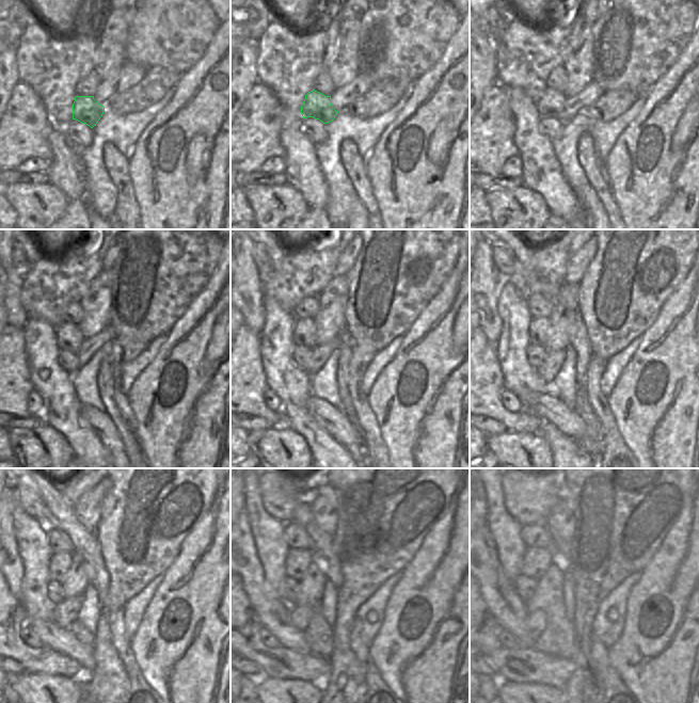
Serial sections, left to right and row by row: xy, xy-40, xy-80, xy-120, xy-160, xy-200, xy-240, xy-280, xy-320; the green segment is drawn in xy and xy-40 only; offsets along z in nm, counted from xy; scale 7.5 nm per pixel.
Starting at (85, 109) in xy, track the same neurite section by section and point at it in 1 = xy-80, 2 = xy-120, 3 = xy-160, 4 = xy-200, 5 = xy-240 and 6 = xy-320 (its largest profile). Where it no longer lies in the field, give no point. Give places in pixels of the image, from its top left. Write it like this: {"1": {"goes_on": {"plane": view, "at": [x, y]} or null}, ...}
{"1": {"goes_on": {"plane": "xy-80", "at": [551, 102]}}, "2": {"goes_on": {"plane": "xy-120", "at": [68, 336]}}, "3": {"goes_on": {"plane": "xy-160", "at": [304, 332]}}, "4": {"goes_on": {"plane": "xy-200", "at": [538, 326]}}, "5": {"goes_on": {"plane": "xy-240", "at": [60, 562]}}, "6": {"goes_on": {"plane": "xy-320", "at": [536, 561]}}}

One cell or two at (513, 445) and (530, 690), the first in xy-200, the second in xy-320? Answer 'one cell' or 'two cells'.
one cell

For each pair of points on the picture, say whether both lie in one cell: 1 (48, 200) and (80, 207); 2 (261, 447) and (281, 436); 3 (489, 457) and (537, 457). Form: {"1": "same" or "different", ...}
{"1": "different", "2": "same", "3": "different"}

